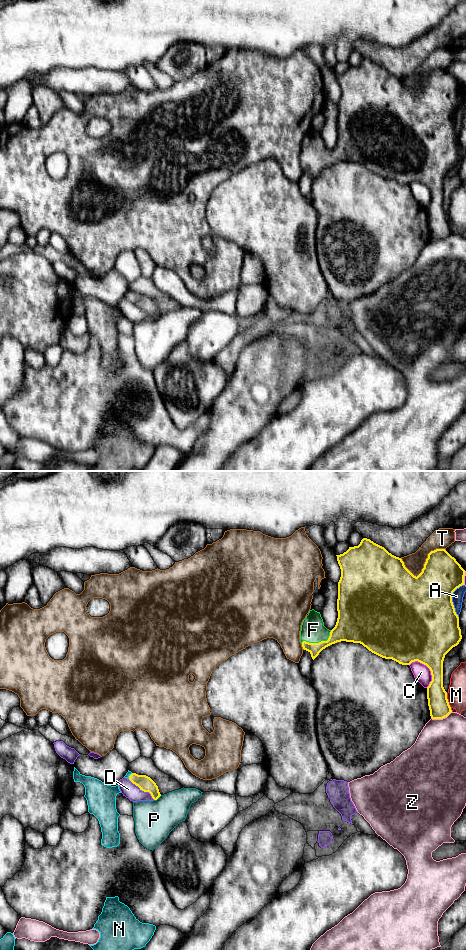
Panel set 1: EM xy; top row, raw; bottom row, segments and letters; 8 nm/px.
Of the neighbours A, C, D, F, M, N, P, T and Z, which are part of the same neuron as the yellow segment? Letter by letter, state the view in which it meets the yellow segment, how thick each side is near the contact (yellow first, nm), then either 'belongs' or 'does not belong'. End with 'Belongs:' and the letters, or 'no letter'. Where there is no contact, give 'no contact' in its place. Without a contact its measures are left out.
A: xy | 500/100 nm | does not belong
C: xy | 380/140 nm | does not belong
D: xy | 120/120 nm | does not belong
F: xy | 190/190 nm | belongs
M: xy | 170/150 nm | does not belong
N: xy | 120/40 nm | belongs
P: xy | 120/320 nm | does not belong
T: xy | 380/160 nm | does not belong
Z: xy | 170/420 nm | does not belong
Belongs: F, N

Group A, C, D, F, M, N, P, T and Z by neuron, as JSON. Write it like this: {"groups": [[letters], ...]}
{"groups": [["A"], ["C"], ["D"], ["F", "N"], ["M"], ["P"], ["T"], ["Z"]]}

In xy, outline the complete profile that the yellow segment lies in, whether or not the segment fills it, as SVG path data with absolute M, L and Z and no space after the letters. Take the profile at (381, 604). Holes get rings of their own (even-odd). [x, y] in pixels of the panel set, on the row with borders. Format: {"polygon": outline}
{"polygon": "M363 538L358 546L349 547L343 554L336 555L341 569L338 582L338 618L332 630L324 626L320 612L310 610L303 620L300 642L314 660L326 647L337 642L360 643L372 653L392 659L402 665L418 661L426 665L432 675L427 687L427 699L432 719L443 719L451 712L447 692L443 687L443 661L445 655L462 639L459 617L452 602L453 592L464 585L465 570L445 549L436 549L428 554L422 572L416 577L404 565L401 558L389 553L384 547Z"}

